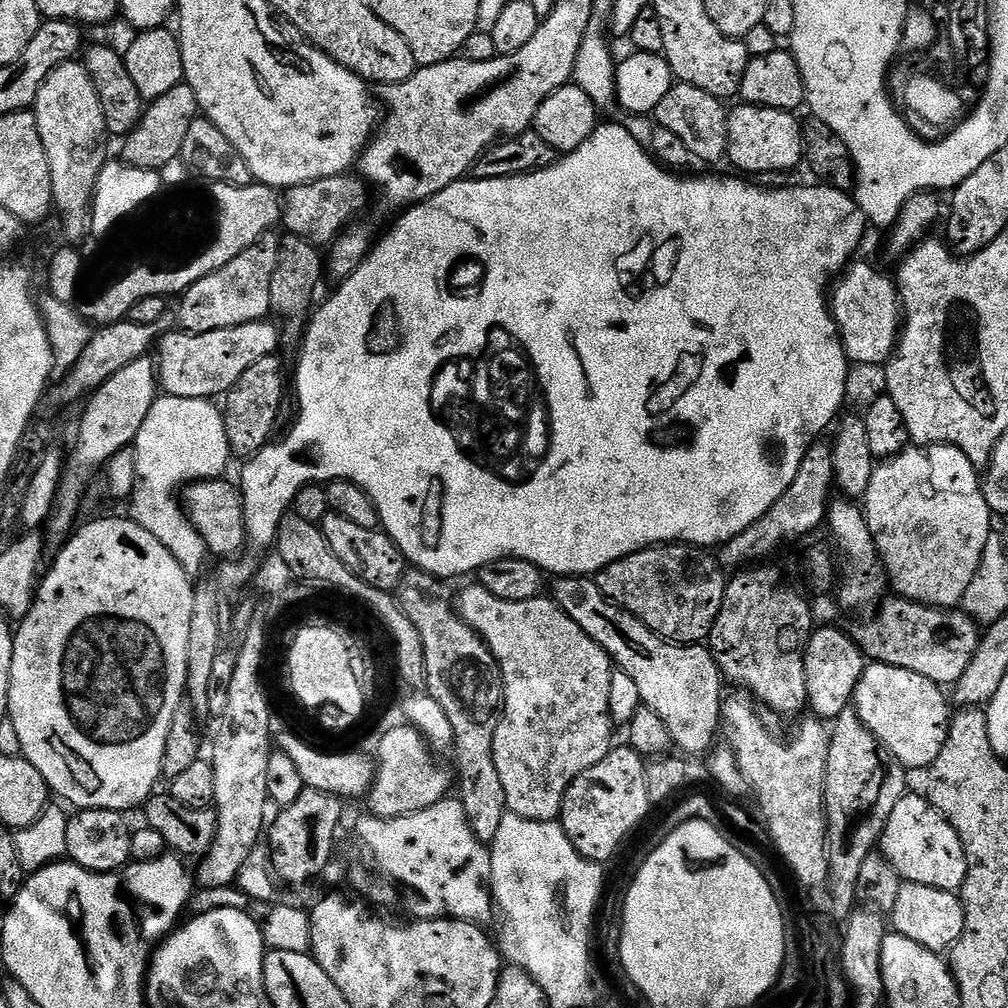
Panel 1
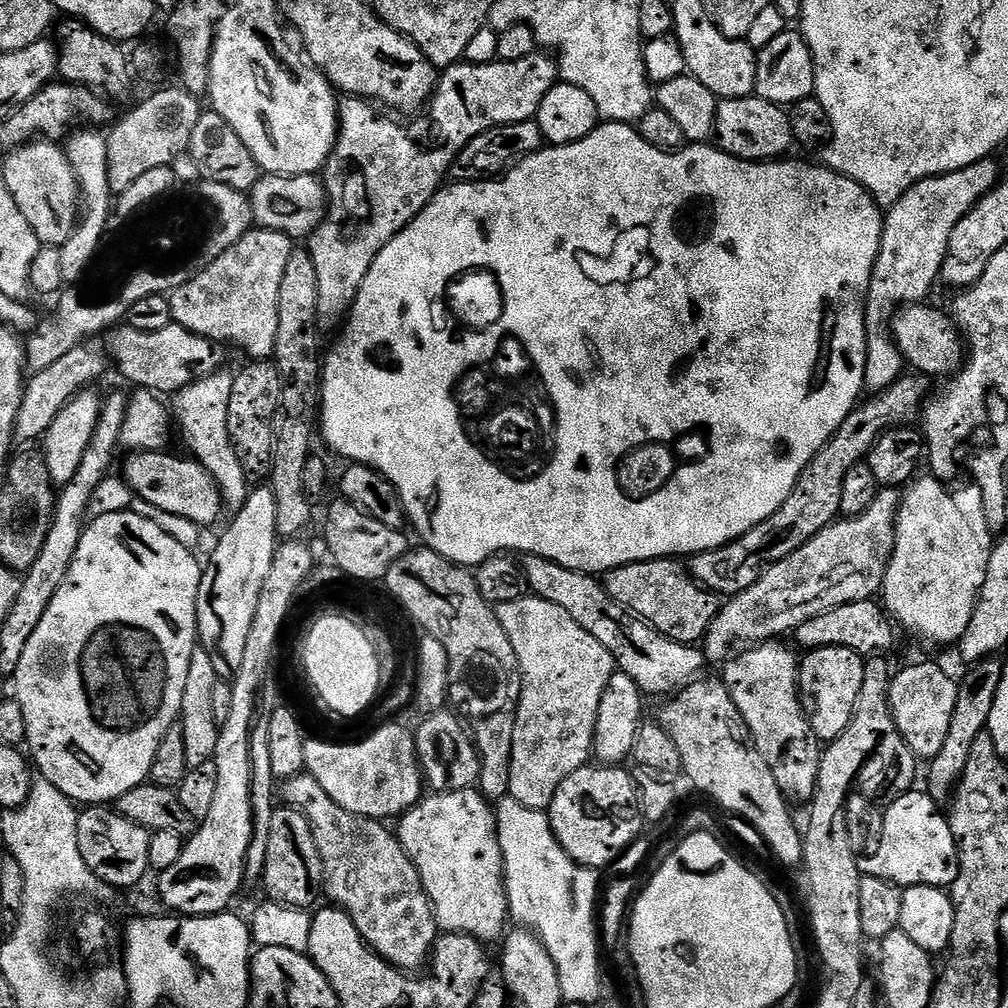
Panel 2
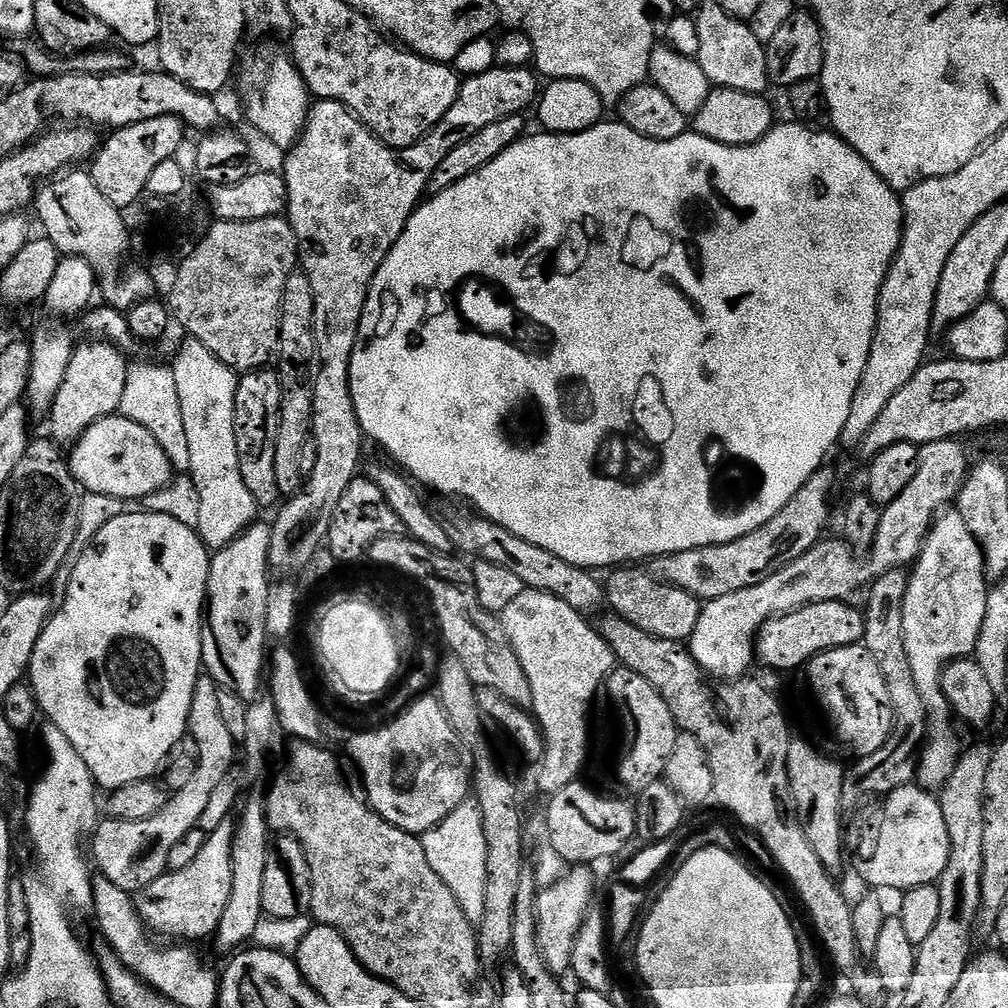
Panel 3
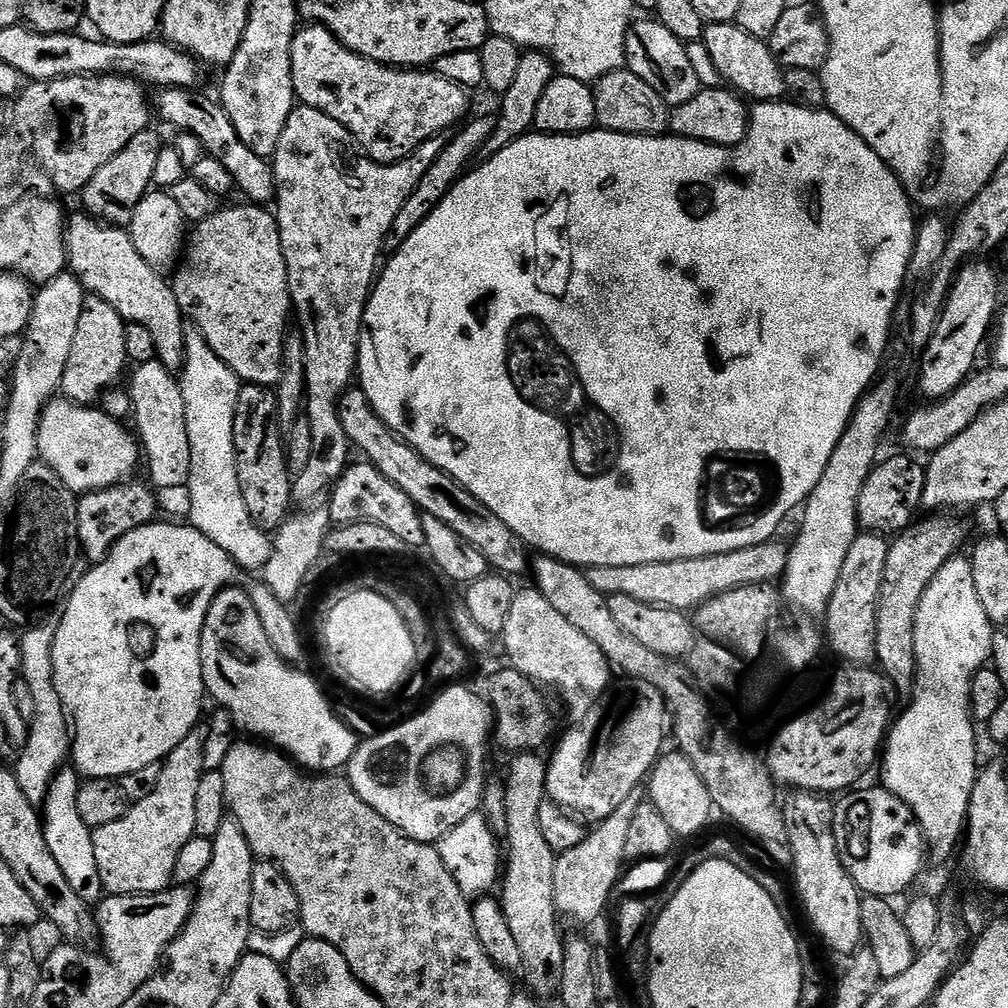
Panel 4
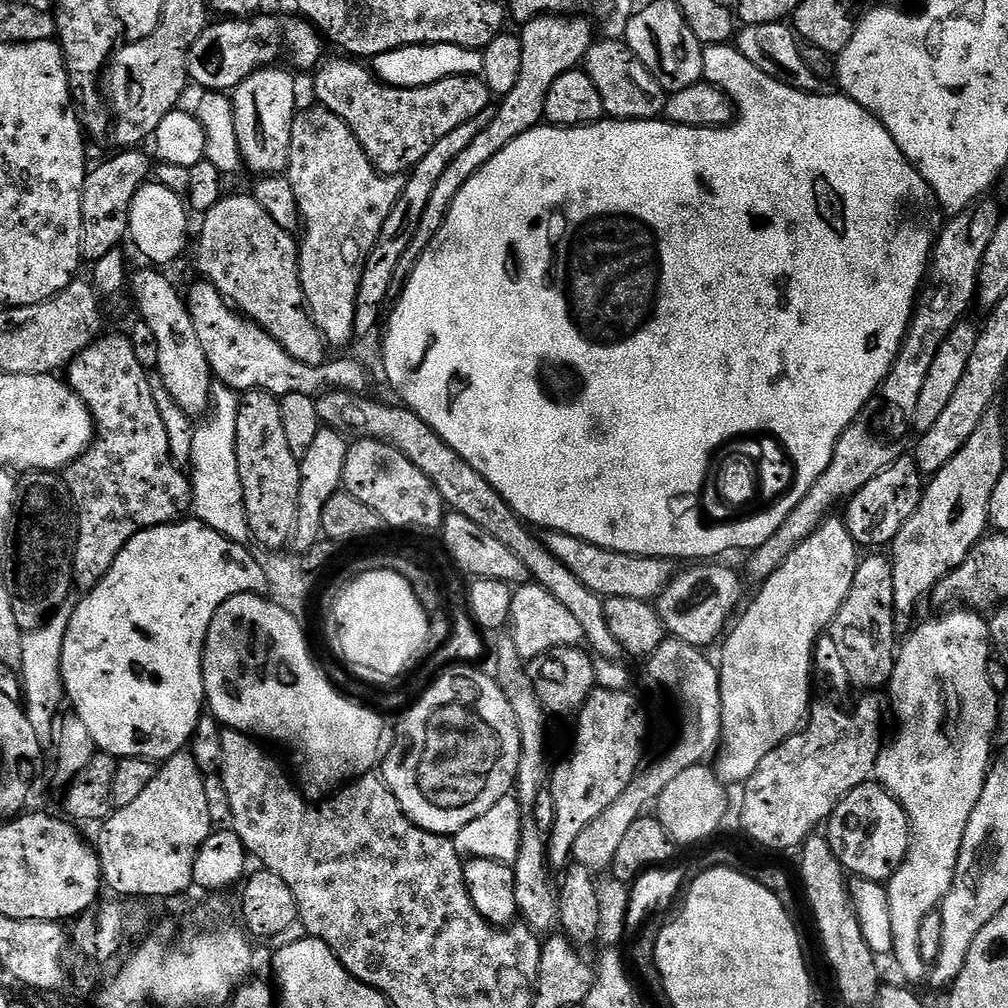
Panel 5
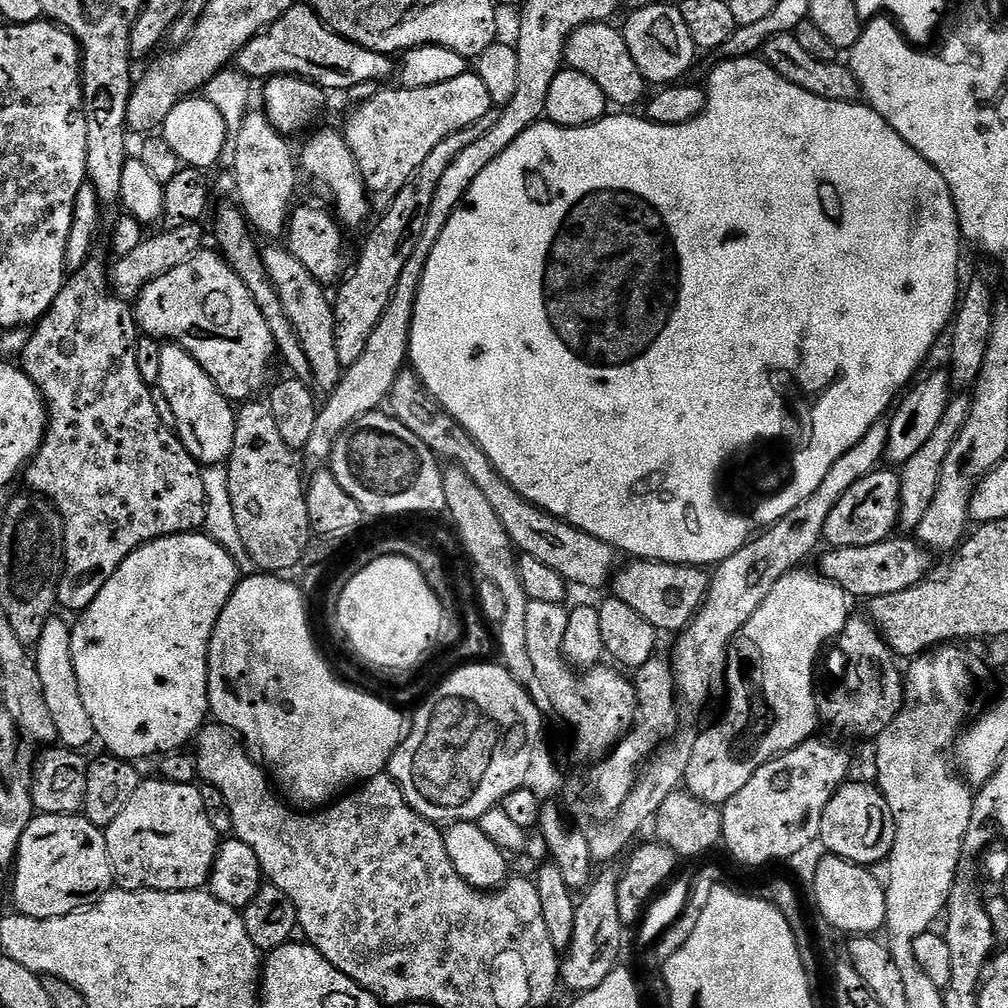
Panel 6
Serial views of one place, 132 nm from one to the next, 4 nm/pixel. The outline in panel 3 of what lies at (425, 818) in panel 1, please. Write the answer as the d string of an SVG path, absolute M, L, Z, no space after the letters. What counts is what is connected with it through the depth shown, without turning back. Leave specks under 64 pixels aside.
M475 799L462 801L453 812L446 814L446 818L442 818L442 822L438 822L438 826L423 833L422 839L434 874L441 876L450 886L468 919L479 922L486 901L486 841L482 814Z

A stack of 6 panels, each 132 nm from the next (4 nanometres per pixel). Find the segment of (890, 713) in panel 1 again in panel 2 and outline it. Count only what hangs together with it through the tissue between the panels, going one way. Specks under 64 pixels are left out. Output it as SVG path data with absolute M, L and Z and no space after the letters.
M912 664L909 668L897 671L892 678L892 685L888 691L890 698L890 710L896 723L896 729L900 731L900 736L906 742L906 746L917 761L930 762L942 750L942 745L946 742L946 734L950 731L950 722L954 719L954 702L958 702L957 681L951 680L942 669L936 664Z

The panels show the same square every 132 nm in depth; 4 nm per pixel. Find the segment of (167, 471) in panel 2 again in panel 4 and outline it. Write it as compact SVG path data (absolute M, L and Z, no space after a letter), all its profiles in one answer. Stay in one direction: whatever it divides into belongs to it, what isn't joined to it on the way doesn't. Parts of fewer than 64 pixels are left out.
M53 398L40 418L39 459L55 468L66 486L77 494L127 481L140 464L142 444L120 424L123 423L117 417L109 416L99 407L77 404L67 398Z

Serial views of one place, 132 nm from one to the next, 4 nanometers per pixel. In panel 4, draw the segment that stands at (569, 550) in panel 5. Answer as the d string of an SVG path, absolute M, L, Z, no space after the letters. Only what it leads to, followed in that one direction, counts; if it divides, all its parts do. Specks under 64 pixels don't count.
M769 542L726 554L710 554L702 558L682 558L674 562L646 562L642 566L604 566L587 569L589 582L607 597L630 594L647 604L661 604L664 608L694 610L705 600L734 588L751 584L767 584L783 577L788 565L789 545Z

